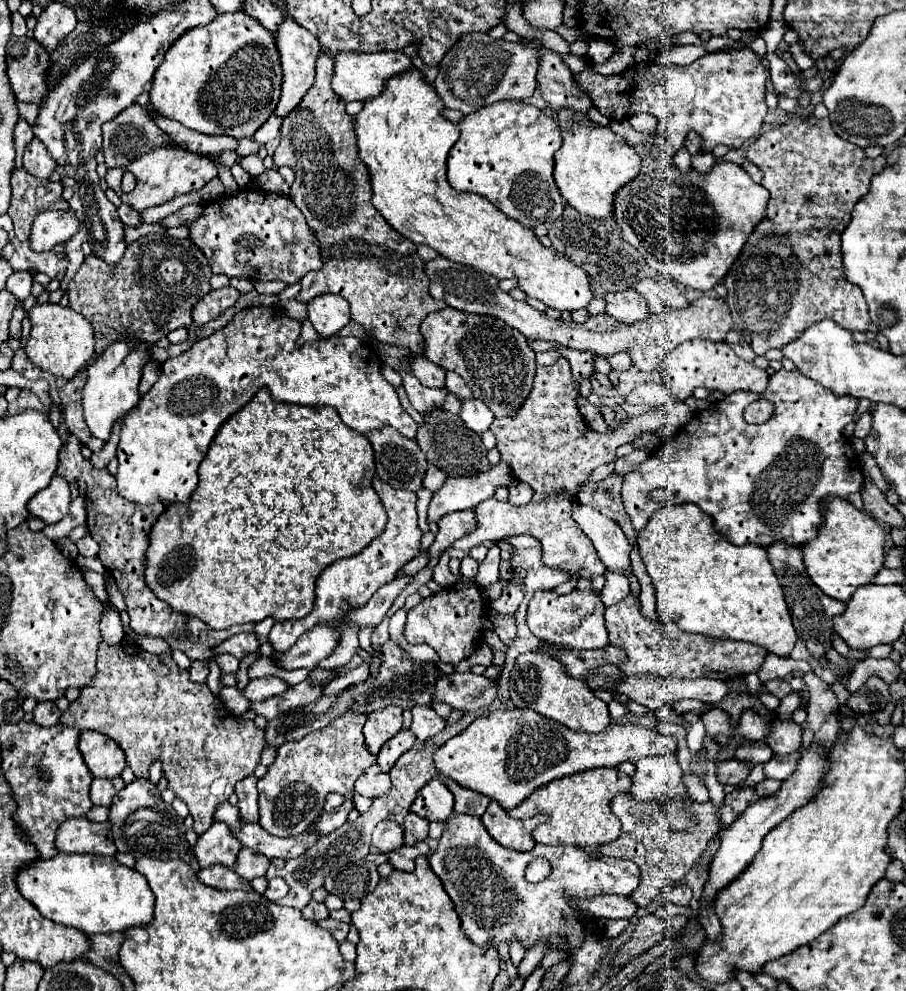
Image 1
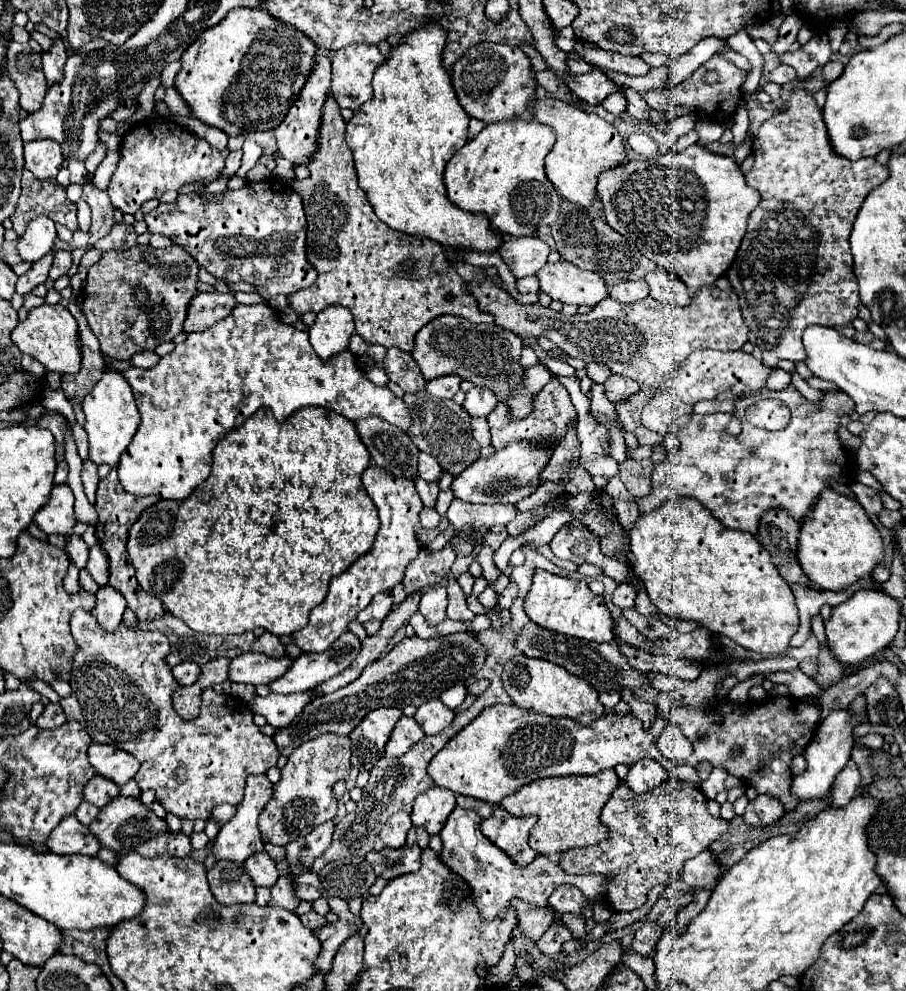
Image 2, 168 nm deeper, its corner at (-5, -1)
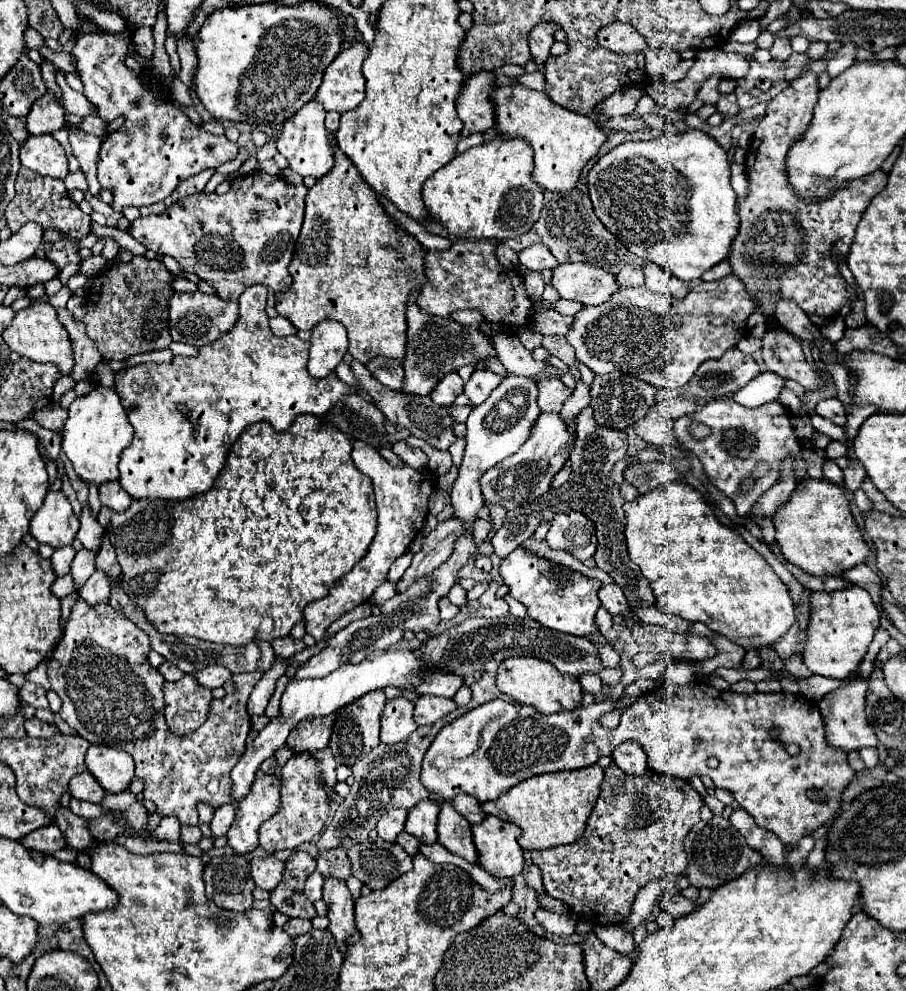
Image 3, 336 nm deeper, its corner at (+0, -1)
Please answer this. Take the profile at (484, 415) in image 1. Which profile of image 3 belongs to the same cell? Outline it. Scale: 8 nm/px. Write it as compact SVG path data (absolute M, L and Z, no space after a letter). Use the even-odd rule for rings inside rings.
M477 370L473 372L471 380L465 384L465 396L471 400L473 406L479 406L489 398L491 390L495 390L501 384L501 380L503 376L491 370Z

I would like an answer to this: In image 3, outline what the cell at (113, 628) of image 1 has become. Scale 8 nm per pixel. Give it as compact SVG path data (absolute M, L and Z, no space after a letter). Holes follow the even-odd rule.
M95 570L93 576L81 586L79 596L89 606L95 606L95 604L101 604L101 602L109 602L109 596L111 596L111 582L109 582L109 578L101 570Z

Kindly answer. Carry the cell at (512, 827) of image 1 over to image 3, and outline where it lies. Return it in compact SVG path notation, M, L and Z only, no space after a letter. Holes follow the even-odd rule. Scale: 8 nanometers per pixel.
M487 816L473 828L473 842L479 850L479 864L495 878L513 878L525 870L523 850L517 844L519 826Z

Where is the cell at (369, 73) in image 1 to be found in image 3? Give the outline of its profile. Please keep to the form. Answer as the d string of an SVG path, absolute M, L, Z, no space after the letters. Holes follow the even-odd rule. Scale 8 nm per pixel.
M355 42L343 48L327 66L323 82L315 96L315 100L319 100L327 112L335 110L343 114L363 102L365 78L361 72L361 64L367 54L369 48L361 42Z

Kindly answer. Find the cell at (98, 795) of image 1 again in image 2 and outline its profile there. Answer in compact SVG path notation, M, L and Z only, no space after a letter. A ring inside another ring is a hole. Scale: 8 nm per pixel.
M98 774L94 778L90 778L90 782L84 786L84 800L88 800L90 804L94 804L98 808L106 806L118 794L120 794L120 788L112 780L102 778Z

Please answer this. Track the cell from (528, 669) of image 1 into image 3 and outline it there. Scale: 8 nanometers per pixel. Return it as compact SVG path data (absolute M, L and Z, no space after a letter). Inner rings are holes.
M507 658L497 670L497 688L523 706L535 708L539 714L555 714L583 706L583 688L577 678L567 678L539 658Z

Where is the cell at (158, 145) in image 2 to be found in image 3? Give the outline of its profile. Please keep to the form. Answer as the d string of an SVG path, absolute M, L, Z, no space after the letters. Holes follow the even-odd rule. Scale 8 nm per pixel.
M131 26L125 28L125 40L109 34L83 34L73 54L77 58L77 74L85 86L85 96L97 106L103 120L125 116L125 124L103 140L97 178L101 188L113 194L111 208L123 212L127 206L149 206L167 198L175 186L207 168L217 168L237 156L237 146L225 136L213 136L193 124L179 108L169 104L169 94L157 82L143 82L123 64L127 56L127 40Z

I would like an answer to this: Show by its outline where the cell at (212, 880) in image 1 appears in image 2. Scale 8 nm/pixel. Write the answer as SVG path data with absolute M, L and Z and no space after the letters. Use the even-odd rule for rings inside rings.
M218 860L214 868L208 870L208 882L220 904L232 906L254 902L254 882L244 870L244 864Z

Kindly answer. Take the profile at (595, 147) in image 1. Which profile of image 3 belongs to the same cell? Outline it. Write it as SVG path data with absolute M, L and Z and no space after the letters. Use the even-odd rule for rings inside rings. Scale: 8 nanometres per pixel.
M521 84L517 86L499 86L493 92L493 104L497 114L497 128L503 136L515 138L521 136L531 142L535 150L535 170L533 178L545 190L551 192L569 192L577 186L581 170L585 164L599 154L603 142L613 130L601 126L591 116L575 114L563 106L557 106L547 98L545 92L529 90Z

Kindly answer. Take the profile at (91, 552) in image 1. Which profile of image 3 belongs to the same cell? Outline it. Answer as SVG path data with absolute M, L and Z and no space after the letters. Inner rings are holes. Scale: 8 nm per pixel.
M69 544L69 546L63 546L63 548L57 548L51 556L51 562L53 562L53 570L57 576L65 576L71 572L71 562L75 558L75 548Z

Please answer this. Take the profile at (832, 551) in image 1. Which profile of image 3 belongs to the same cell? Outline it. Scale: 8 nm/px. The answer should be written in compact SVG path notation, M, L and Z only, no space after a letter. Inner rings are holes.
M811 480L797 484L791 502L773 518L775 540L787 562L811 576L839 576L845 570L863 564L871 548L861 536L861 530L851 514L845 490L829 480Z

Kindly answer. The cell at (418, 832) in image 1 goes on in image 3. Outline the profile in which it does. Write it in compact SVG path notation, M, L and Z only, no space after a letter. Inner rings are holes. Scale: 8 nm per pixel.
M401 832L399 836L397 836L397 840L395 840L397 844L401 844L403 846L403 850L409 854L409 856L413 856L415 852L419 852L419 840L415 838L415 836L411 836L411 834L407 834L407 832Z

